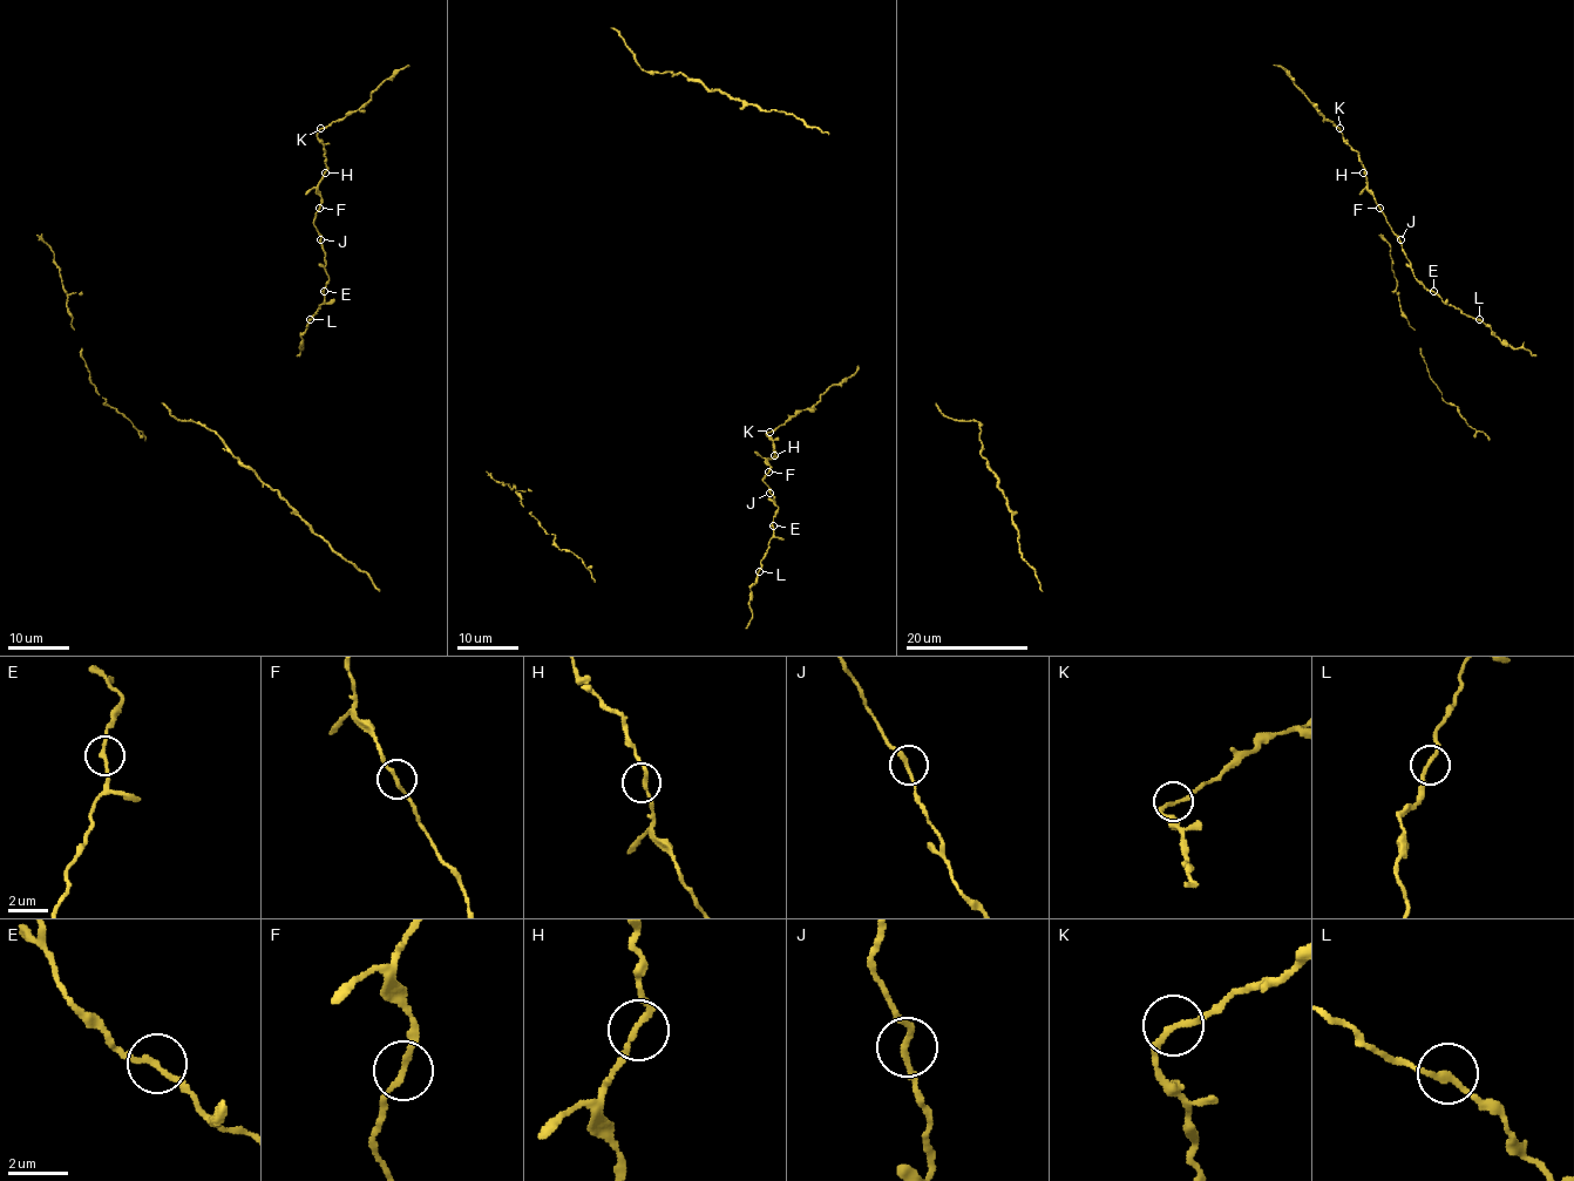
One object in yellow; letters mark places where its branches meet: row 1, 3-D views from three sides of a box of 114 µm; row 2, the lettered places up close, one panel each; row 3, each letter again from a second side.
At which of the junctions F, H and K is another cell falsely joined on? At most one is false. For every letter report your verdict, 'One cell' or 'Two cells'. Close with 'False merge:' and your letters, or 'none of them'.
F: One cell
H: One cell
K: One cell
False merge: none of them

